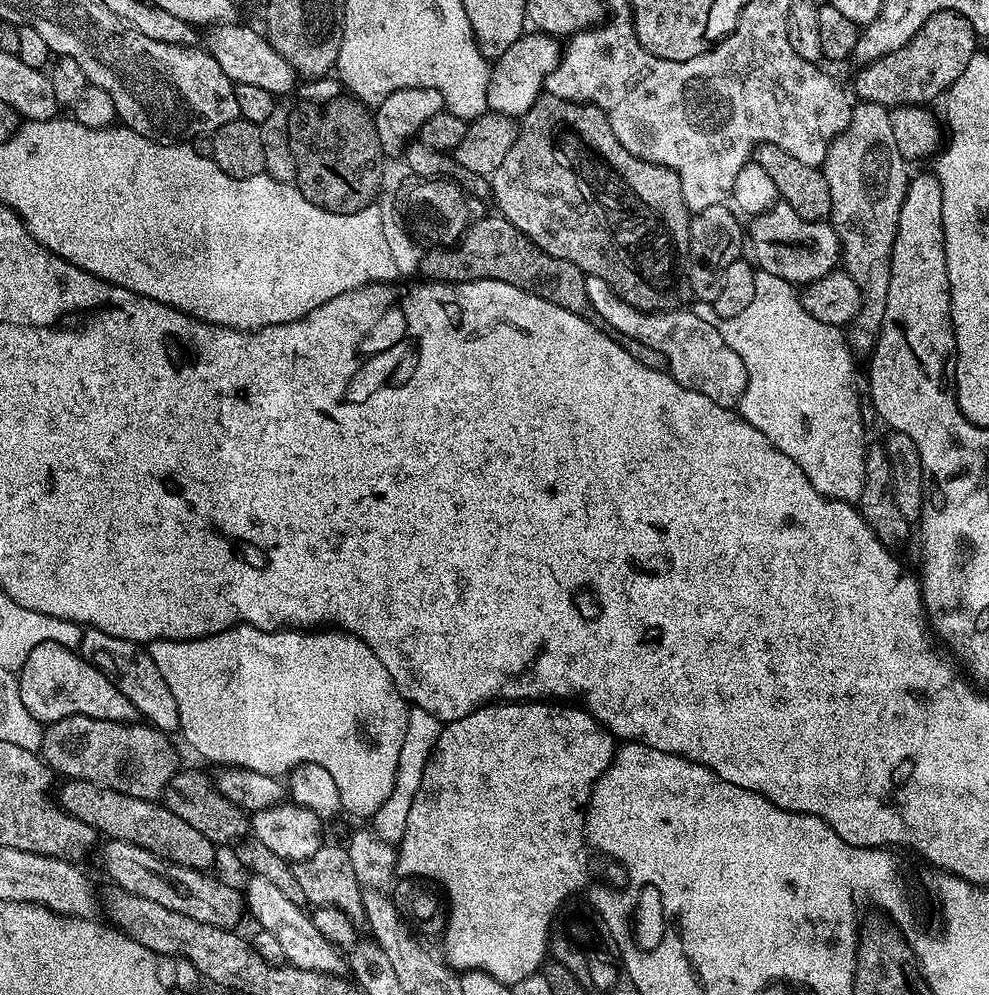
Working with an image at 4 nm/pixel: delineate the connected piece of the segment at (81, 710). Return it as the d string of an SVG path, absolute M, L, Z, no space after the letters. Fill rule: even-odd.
M44 640L42 646L30 650L30 658L18 670L22 703L30 714L44 726L71 716L89 716L103 720L137 719L136 707L79 651L62 646L59 640Z

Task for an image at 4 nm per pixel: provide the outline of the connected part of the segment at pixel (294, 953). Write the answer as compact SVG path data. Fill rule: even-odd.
M253 875L248 880L246 890L244 889L245 907L249 915L252 914L258 922L257 927L261 931L272 934L281 943L287 963L293 968L315 970L328 975L341 975L345 971L346 964L343 955L334 944L320 934L311 915L305 909L295 906L294 902L272 882Z

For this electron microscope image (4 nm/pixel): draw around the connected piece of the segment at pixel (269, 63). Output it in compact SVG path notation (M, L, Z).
M240 22L218 24L211 29L208 36L207 51L222 66L222 74L230 78L235 85L258 86L262 90L270 90L270 94L277 98L284 98L287 92L292 92L298 83L296 71L274 50L267 35L255 32L252 28L243 28Z

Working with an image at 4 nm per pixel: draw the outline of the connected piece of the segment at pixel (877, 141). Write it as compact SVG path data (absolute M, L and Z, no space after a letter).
M857 103L846 130L828 146L822 165L830 186L830 223L840 239L842 268L850 274L850 278L854 278L854 282L858 282L858 290L864 296L864 304L846 332L846 339L856 354L871 353L876 339L880 337L890 290L898 214L902 210L910 179L909 165L894 142L889 113L889 109L880 104Z

